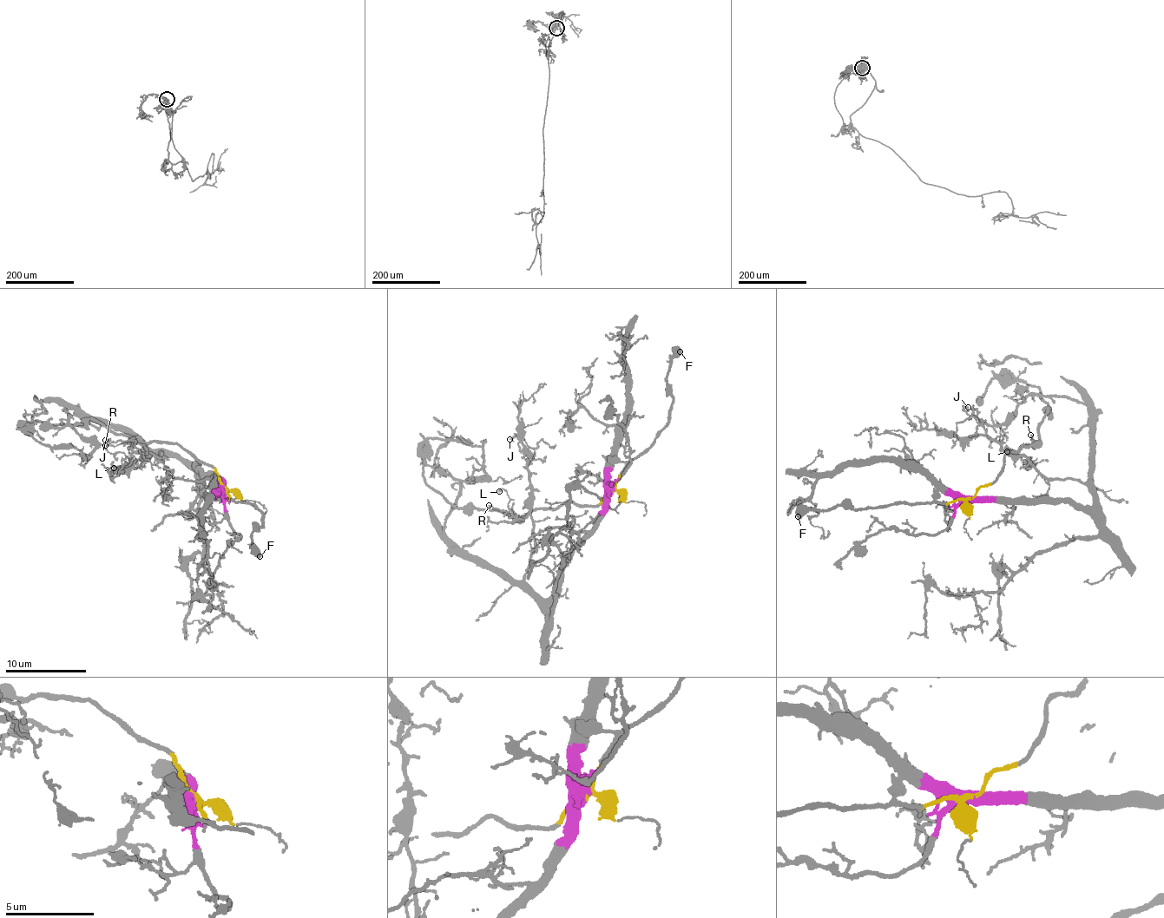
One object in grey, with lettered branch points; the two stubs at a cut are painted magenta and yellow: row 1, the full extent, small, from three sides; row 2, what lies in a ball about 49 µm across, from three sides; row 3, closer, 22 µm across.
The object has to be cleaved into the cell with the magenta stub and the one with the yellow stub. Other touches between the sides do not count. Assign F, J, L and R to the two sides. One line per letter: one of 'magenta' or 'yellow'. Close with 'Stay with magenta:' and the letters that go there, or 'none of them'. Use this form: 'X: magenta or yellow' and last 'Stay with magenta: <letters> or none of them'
F: yellow
J: magenta
L: magenta
R: yellow
Stay with magenta: J, L

